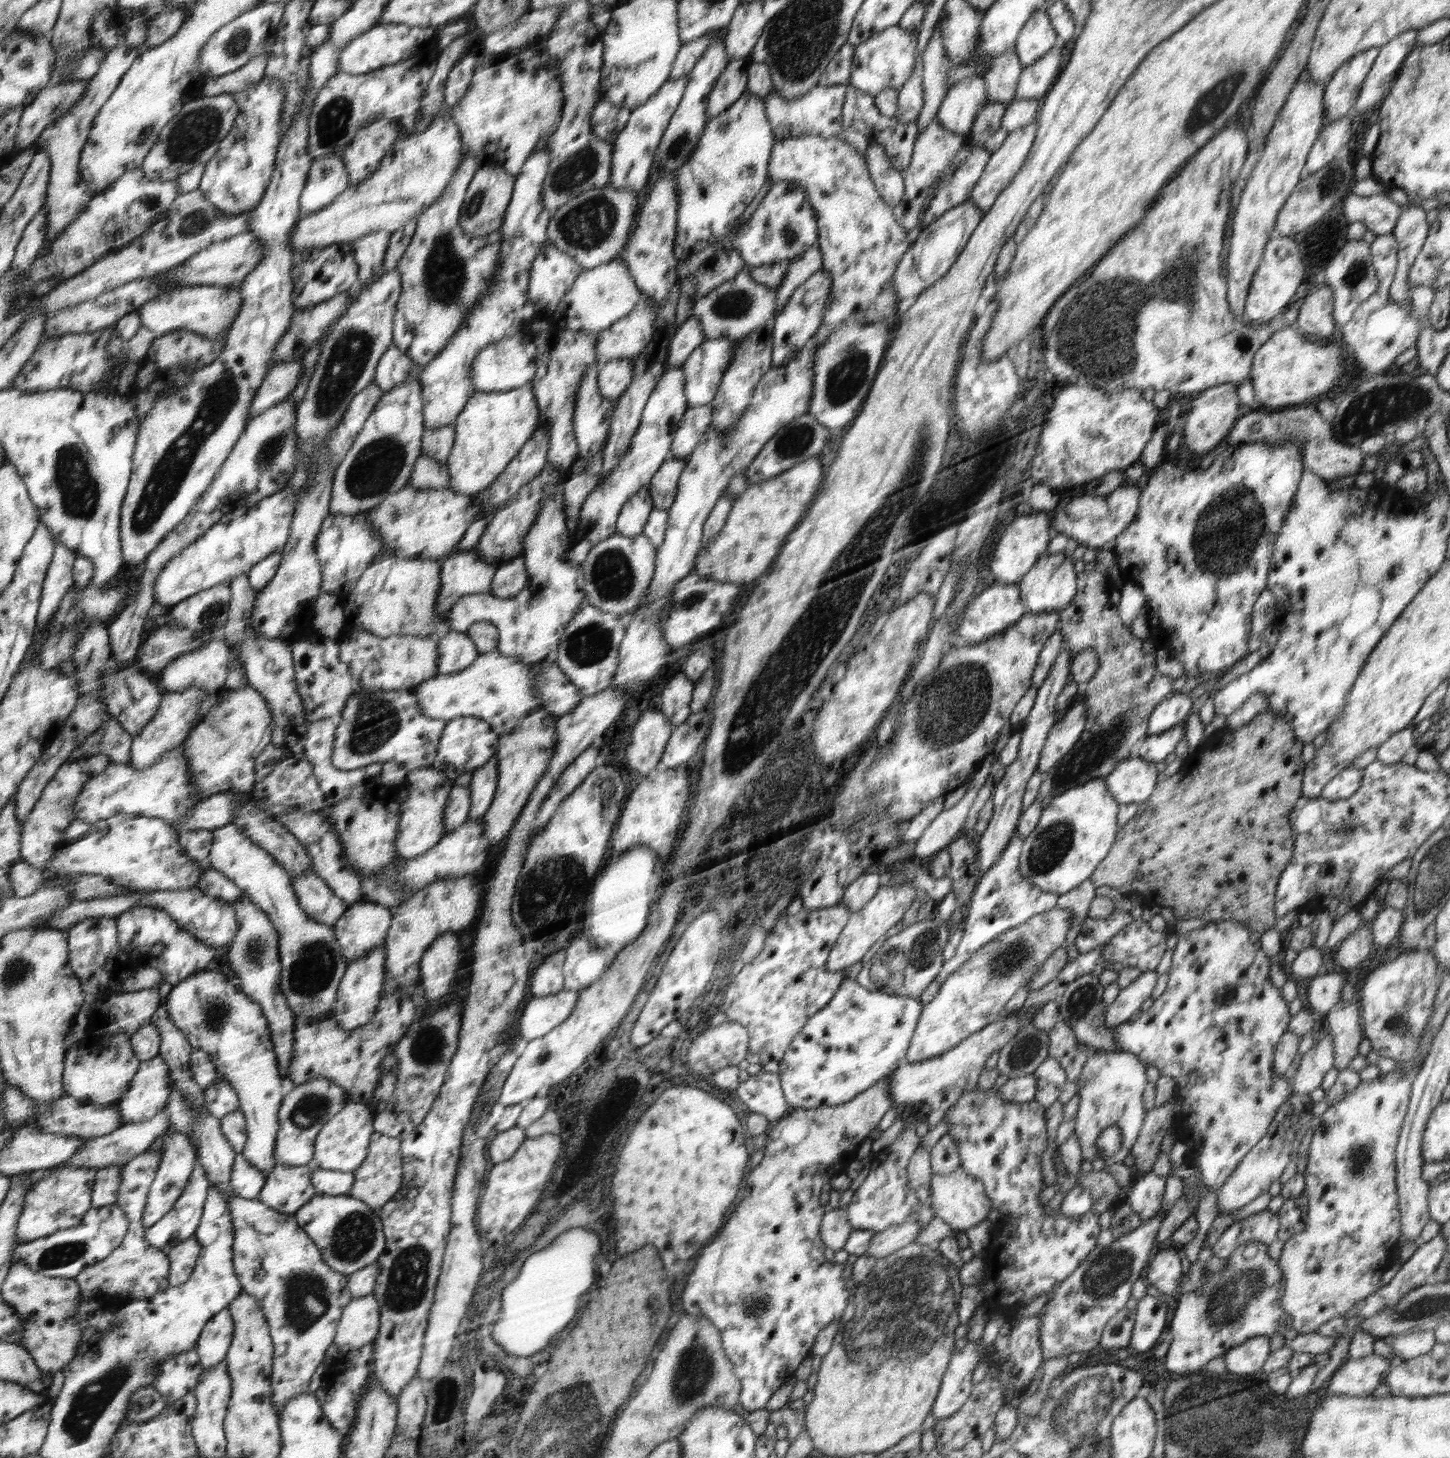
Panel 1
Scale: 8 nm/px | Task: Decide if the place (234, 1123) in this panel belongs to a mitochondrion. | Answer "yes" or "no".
no

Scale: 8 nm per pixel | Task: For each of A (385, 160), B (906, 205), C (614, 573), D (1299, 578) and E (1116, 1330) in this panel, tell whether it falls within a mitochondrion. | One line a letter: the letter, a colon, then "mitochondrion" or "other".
A: other
B: other
C: mitochondrion
D: other
E: other

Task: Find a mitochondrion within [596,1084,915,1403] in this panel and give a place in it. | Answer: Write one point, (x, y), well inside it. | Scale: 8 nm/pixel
(755, 1305)

